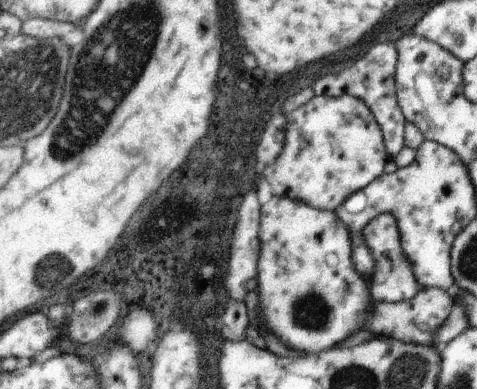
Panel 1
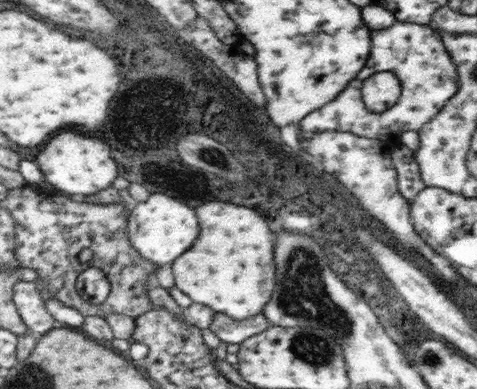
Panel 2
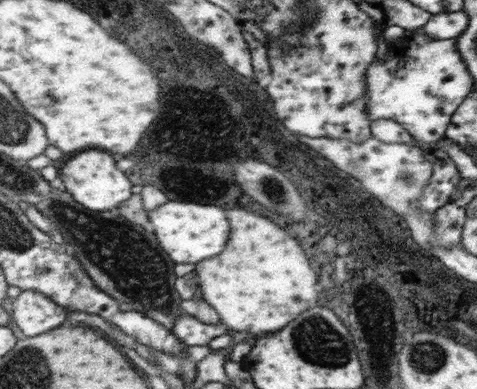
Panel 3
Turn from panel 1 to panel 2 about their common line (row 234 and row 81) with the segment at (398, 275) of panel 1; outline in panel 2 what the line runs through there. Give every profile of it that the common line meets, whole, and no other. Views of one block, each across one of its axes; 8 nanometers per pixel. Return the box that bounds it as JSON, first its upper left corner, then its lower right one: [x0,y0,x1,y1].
[361,72,401,114]

